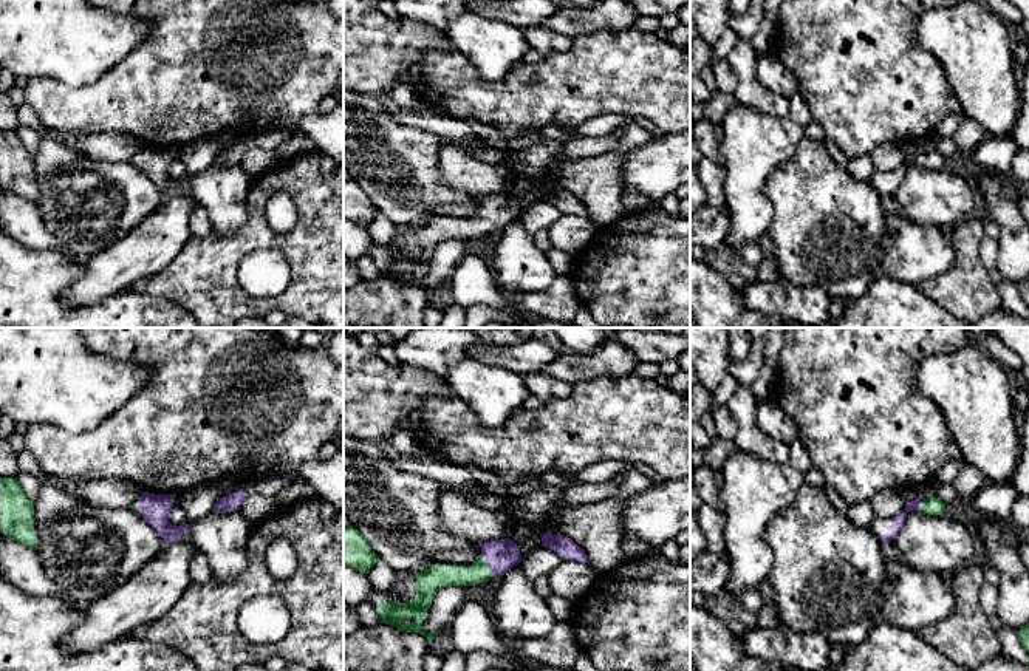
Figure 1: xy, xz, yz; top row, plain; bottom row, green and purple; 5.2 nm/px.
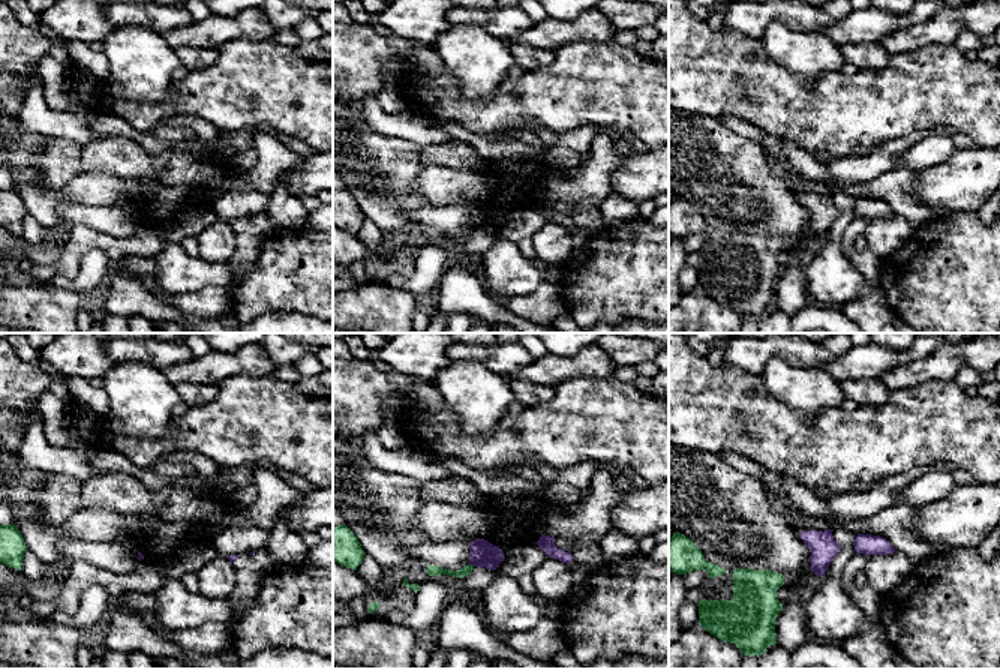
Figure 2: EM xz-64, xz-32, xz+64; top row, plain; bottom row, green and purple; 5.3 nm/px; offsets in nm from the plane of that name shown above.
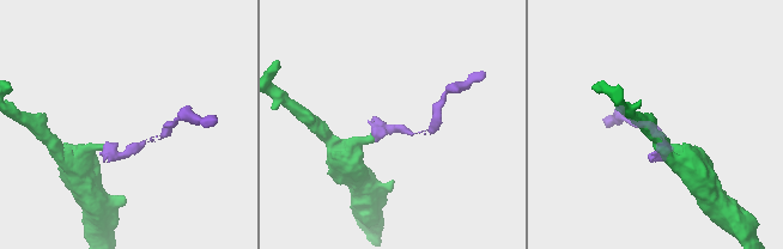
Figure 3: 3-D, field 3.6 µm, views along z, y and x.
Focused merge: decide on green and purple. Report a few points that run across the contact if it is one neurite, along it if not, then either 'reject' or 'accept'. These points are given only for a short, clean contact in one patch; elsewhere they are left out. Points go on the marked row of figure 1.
line xz (440, 577), (472, 575), (486, 566), (500, 555); accept

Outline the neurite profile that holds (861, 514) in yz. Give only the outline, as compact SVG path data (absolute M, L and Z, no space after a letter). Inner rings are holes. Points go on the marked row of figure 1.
M862 501L854 506L850 506L845 515L860 527L870 527L873 519L876 518L870 501Z

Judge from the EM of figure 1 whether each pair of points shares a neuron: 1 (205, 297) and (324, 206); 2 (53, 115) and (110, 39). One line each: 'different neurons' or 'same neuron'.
1: same neuron
2: different neurons

